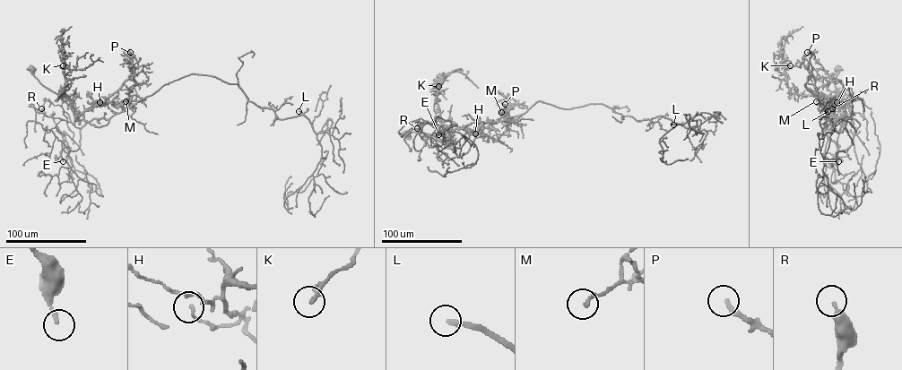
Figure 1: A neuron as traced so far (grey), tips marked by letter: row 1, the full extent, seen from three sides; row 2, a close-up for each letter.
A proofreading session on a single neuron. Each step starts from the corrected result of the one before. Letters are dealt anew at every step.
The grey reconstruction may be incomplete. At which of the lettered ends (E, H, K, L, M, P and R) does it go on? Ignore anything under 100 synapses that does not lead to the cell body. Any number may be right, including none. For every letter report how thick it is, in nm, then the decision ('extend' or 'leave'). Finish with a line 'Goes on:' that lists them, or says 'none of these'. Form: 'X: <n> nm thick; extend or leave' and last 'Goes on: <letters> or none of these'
E: 180 nm thick; leave
H: 110 nm thick; leave
K: 150 nm thick; leave
L: 200 nm thick; extend
M: 140 nm thick; leave
P: 260 nm thick; leave
R: 320 nm thick; leave
Goes on: L

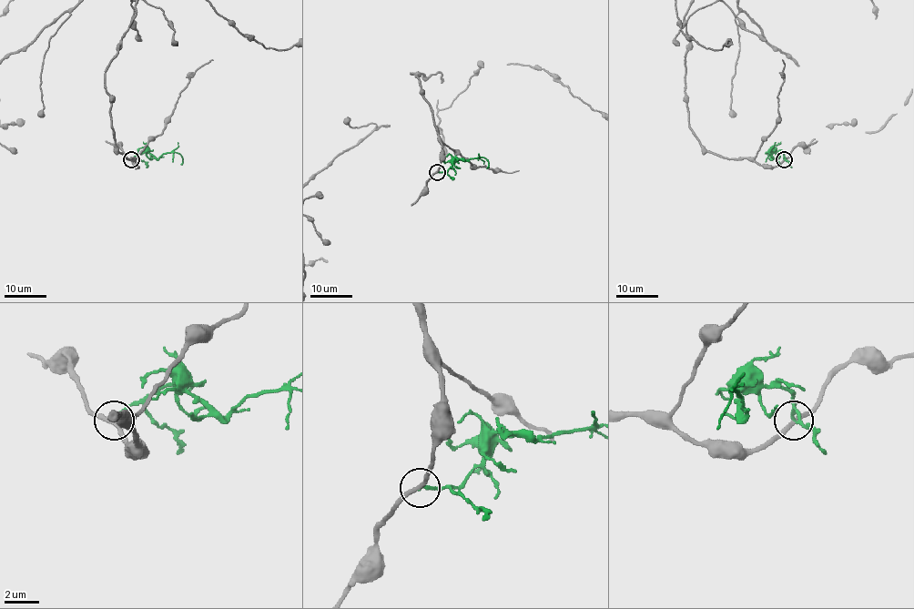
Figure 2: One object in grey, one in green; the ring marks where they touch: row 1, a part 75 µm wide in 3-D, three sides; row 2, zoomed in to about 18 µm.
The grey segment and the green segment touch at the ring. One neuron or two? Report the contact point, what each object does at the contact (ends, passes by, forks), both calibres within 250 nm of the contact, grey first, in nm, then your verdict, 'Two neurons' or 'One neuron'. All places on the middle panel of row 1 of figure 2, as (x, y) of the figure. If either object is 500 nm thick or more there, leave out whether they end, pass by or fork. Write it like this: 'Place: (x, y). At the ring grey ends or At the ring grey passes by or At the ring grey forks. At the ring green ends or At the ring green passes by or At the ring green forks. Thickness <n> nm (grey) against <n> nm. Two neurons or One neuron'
Place: (437, 172). At the ring grey passes by. At the ring green ends. Thickness 240 nm (grey) against 160 nm. Two neurons

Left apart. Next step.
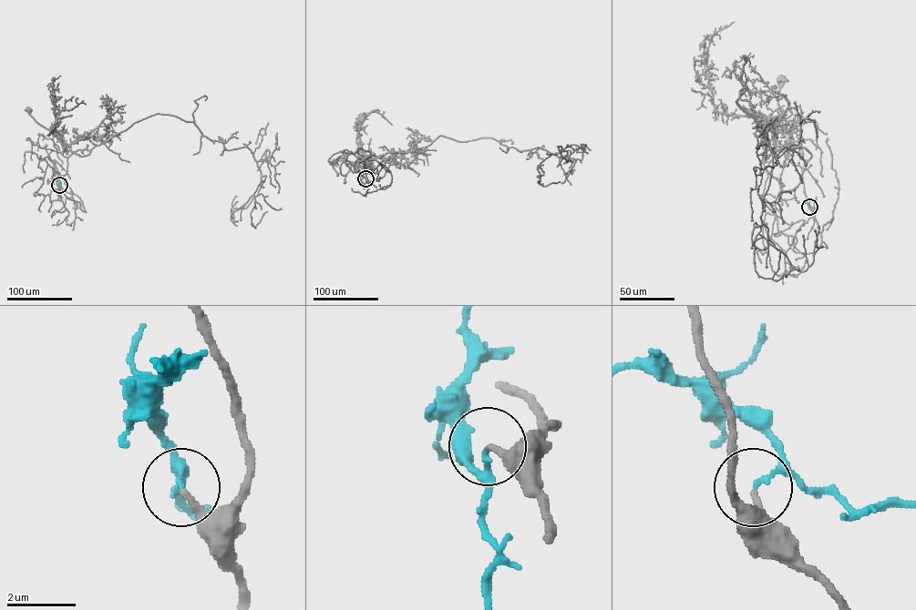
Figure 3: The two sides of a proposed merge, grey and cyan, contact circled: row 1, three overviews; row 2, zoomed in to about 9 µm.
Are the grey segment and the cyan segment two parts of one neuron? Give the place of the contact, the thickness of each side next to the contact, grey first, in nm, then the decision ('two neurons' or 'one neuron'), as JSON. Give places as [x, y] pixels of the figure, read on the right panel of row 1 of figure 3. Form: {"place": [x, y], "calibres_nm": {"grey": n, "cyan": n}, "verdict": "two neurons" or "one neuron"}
{"place": [809, 207], "calibres_nm": {"grey": 160, "cyan": 100}, "verdict": "two neurons"}

